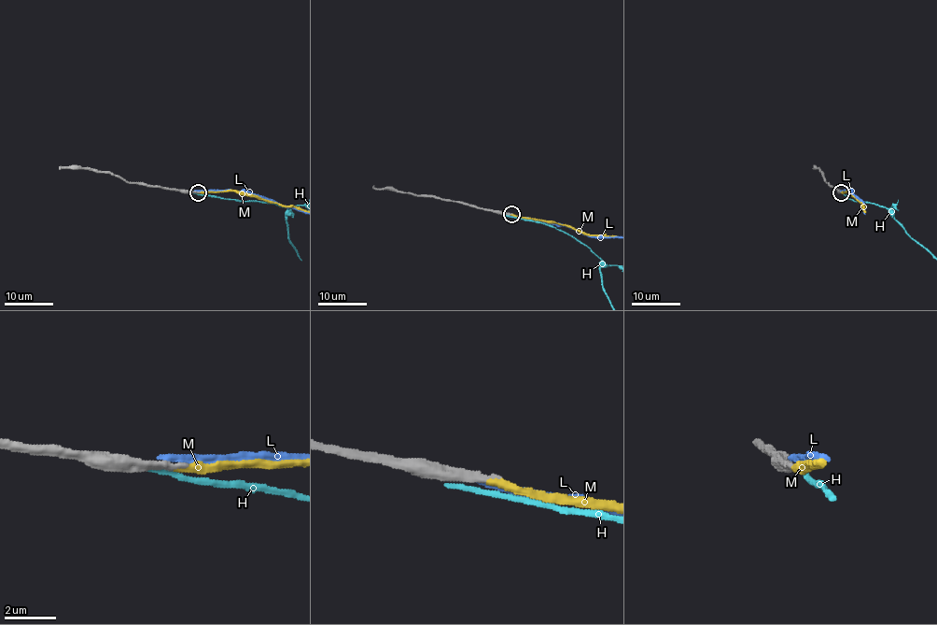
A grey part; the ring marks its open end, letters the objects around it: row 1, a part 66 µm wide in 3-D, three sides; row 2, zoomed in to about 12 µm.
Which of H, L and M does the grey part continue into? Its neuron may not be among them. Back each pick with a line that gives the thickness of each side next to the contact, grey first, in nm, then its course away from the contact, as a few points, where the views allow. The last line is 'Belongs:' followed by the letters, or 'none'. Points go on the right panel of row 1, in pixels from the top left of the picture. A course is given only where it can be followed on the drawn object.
M: 320/280 nm
Belongs: M

